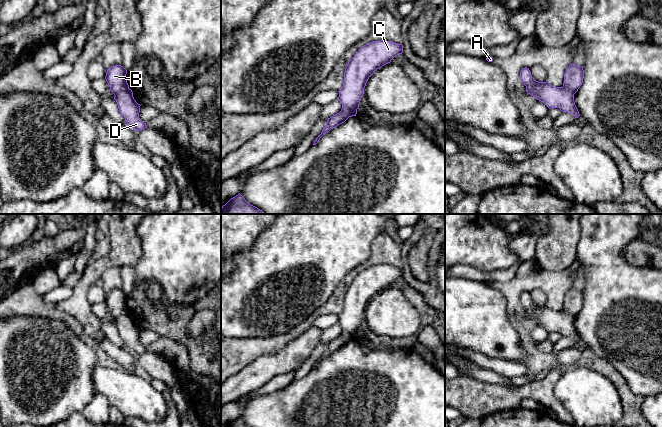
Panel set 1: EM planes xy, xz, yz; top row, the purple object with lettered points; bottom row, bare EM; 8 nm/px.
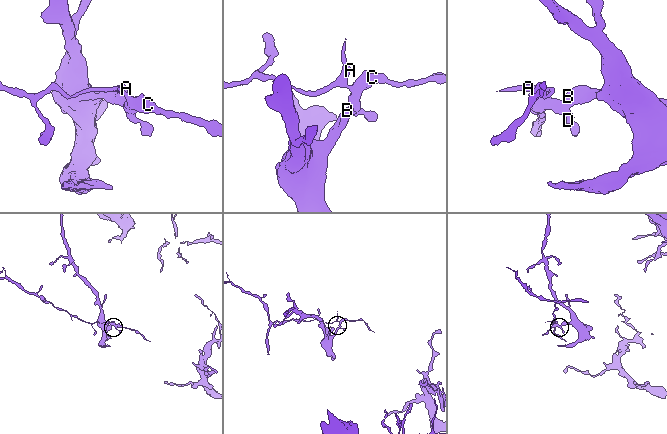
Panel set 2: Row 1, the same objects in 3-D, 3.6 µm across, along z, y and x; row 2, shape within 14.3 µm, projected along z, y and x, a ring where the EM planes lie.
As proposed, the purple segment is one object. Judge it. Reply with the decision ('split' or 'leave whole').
split

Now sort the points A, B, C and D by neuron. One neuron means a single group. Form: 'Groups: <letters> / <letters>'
Groups: A C D / B

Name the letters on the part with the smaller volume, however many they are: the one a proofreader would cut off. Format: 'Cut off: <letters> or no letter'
Cut off: A, C, D

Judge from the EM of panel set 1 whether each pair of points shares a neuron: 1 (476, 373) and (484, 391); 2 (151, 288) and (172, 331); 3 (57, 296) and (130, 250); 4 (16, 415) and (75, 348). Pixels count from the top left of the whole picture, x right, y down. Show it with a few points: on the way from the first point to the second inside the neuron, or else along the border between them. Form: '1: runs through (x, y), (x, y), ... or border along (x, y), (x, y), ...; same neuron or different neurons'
1: border along (462, 373), (481, 381), (502, 385); different neurons
2: border along (144, 287), (144, 293), (151, 303), (167, 305); different neurons
3: border along (72, 287), (72, 293), (67, 298), (55, 303); different neurons
4: runs through (25, 398), (58, 365); same neuron

